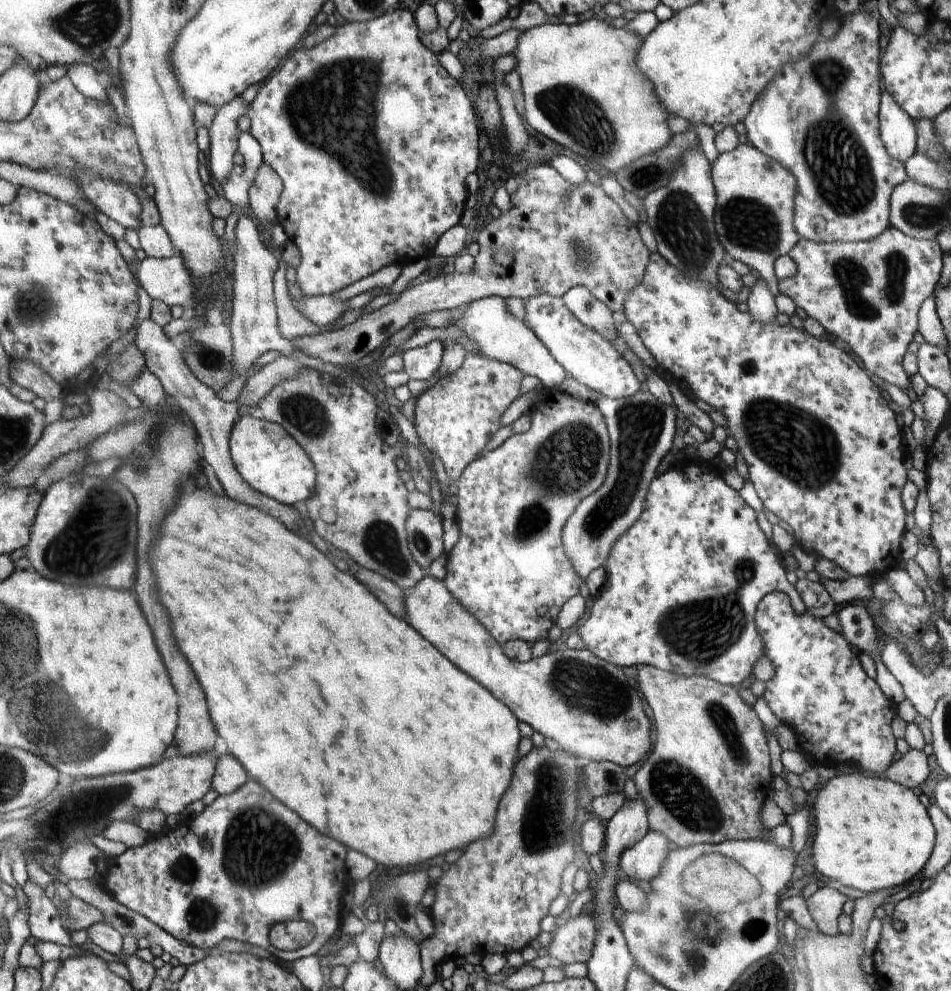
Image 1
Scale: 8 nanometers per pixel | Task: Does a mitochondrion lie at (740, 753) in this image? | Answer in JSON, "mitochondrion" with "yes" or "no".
{"mitochondrion":"yes"}

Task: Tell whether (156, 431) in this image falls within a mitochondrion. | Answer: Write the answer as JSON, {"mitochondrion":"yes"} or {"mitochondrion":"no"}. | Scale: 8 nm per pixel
{"mitochondrion":"no"}

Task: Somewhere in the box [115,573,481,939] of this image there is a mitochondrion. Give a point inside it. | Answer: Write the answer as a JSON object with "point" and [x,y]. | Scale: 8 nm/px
{"point":[260,845]}

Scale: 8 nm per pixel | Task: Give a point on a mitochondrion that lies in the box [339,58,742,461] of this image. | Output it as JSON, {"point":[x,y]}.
{"point":[581,118]}

